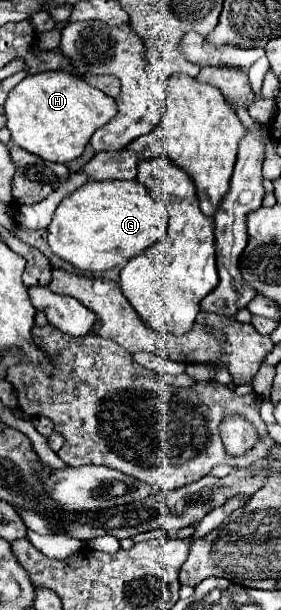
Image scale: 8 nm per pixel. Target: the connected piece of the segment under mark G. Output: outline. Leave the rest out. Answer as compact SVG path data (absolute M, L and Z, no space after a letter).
M87 181L67 195L49 225L49 247L79 271L109 271L163 239L167 215L137 181Z

